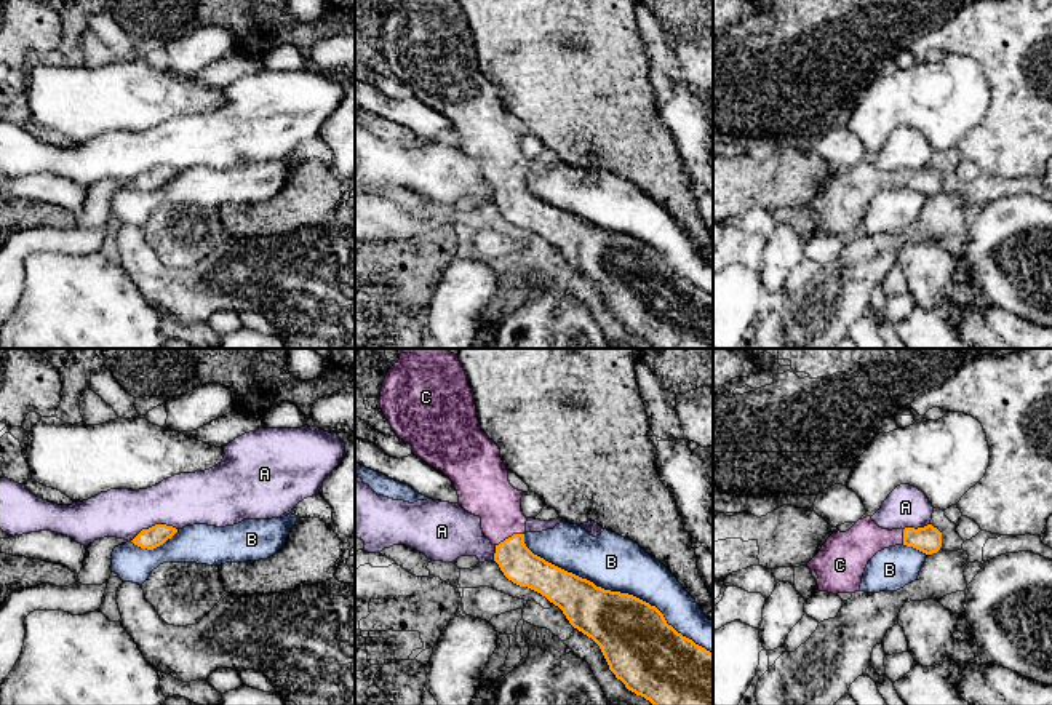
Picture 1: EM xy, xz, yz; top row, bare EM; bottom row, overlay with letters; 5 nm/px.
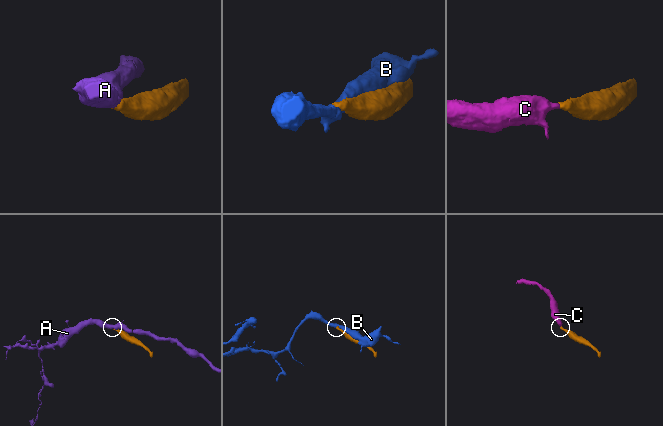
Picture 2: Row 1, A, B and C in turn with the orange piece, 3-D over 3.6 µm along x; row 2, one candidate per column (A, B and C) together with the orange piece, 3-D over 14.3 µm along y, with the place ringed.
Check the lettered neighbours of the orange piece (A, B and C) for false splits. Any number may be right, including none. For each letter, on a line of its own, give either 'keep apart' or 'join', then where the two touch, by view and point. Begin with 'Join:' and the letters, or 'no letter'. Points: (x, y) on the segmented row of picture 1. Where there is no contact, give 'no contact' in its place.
Join: C
A: keep apart | xy (152, 526)
B: keep apart | xz (616, 592)
C: join | xz (509, 537)

